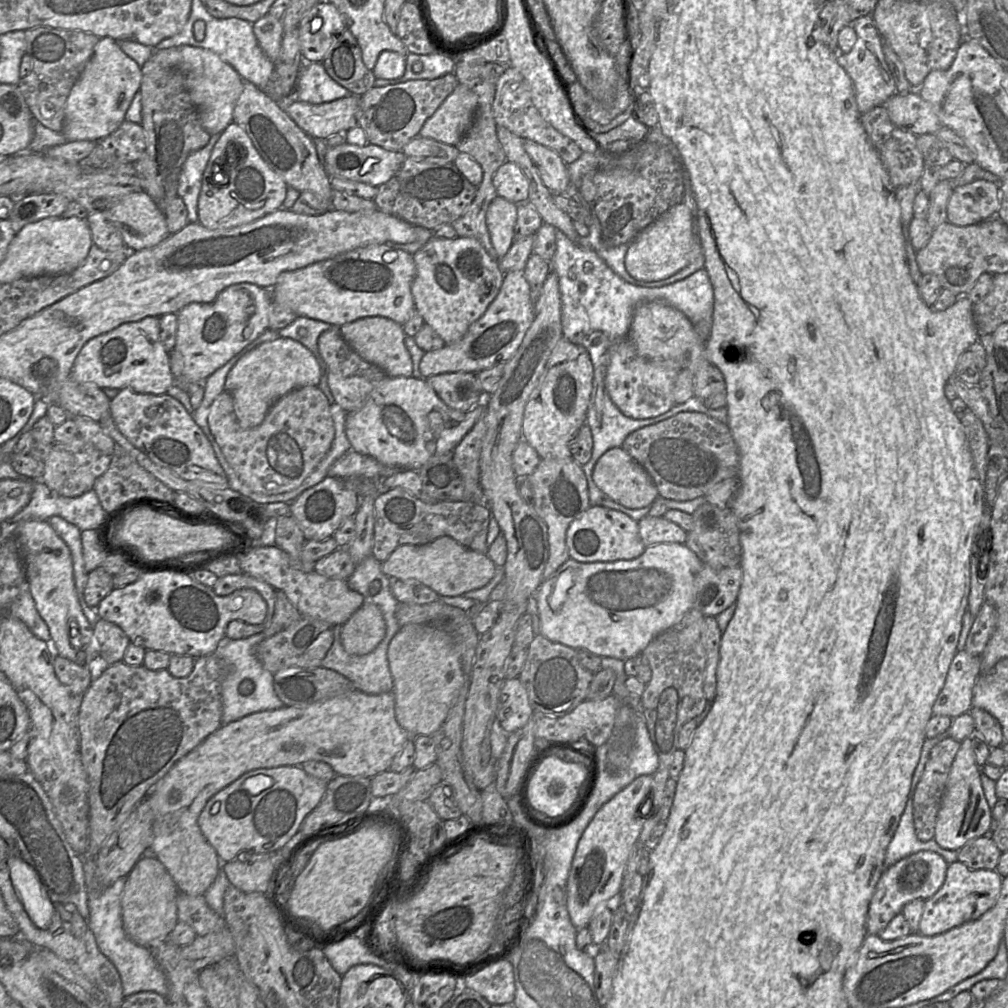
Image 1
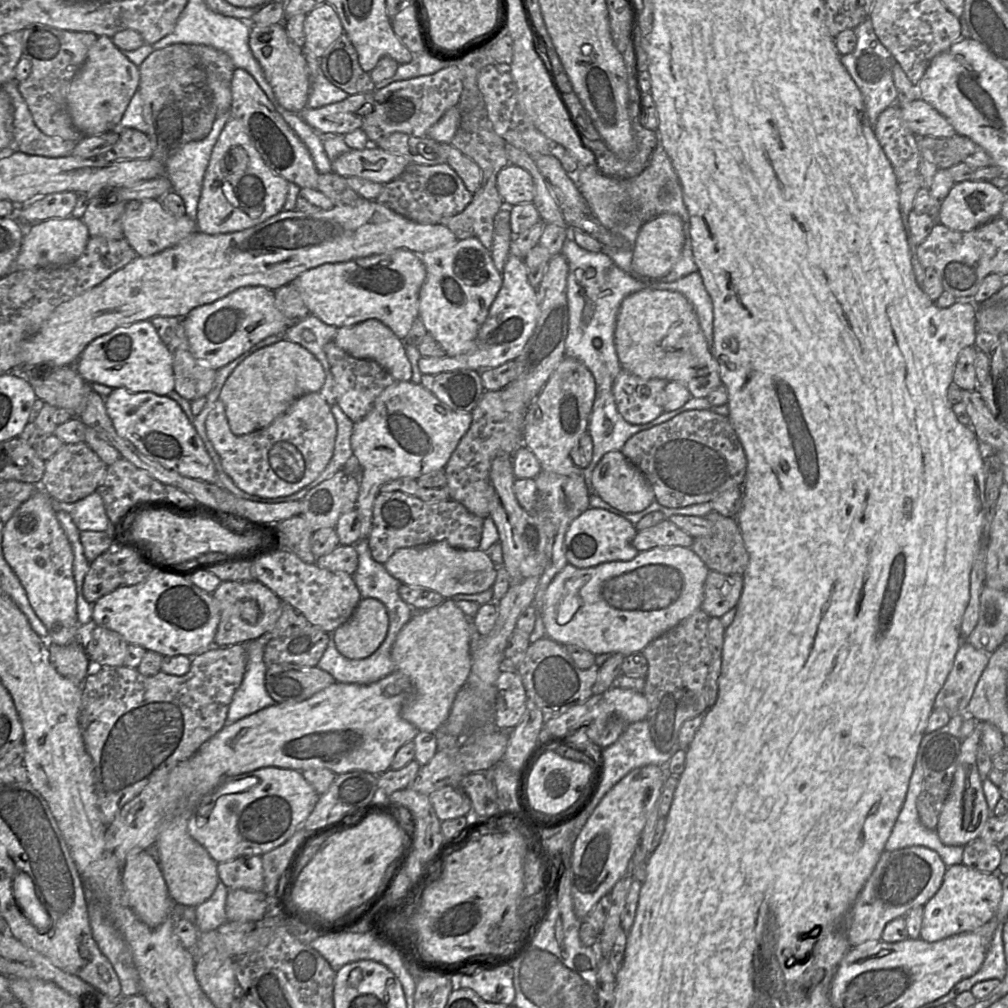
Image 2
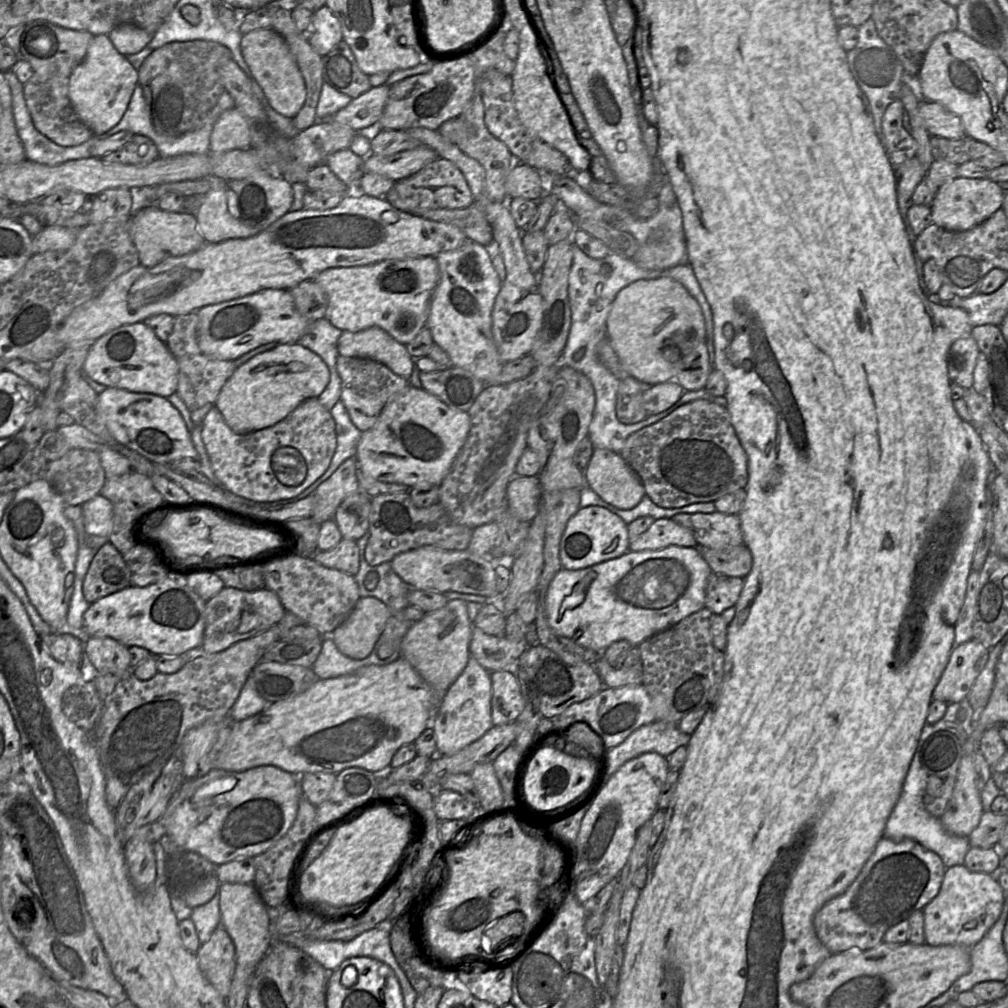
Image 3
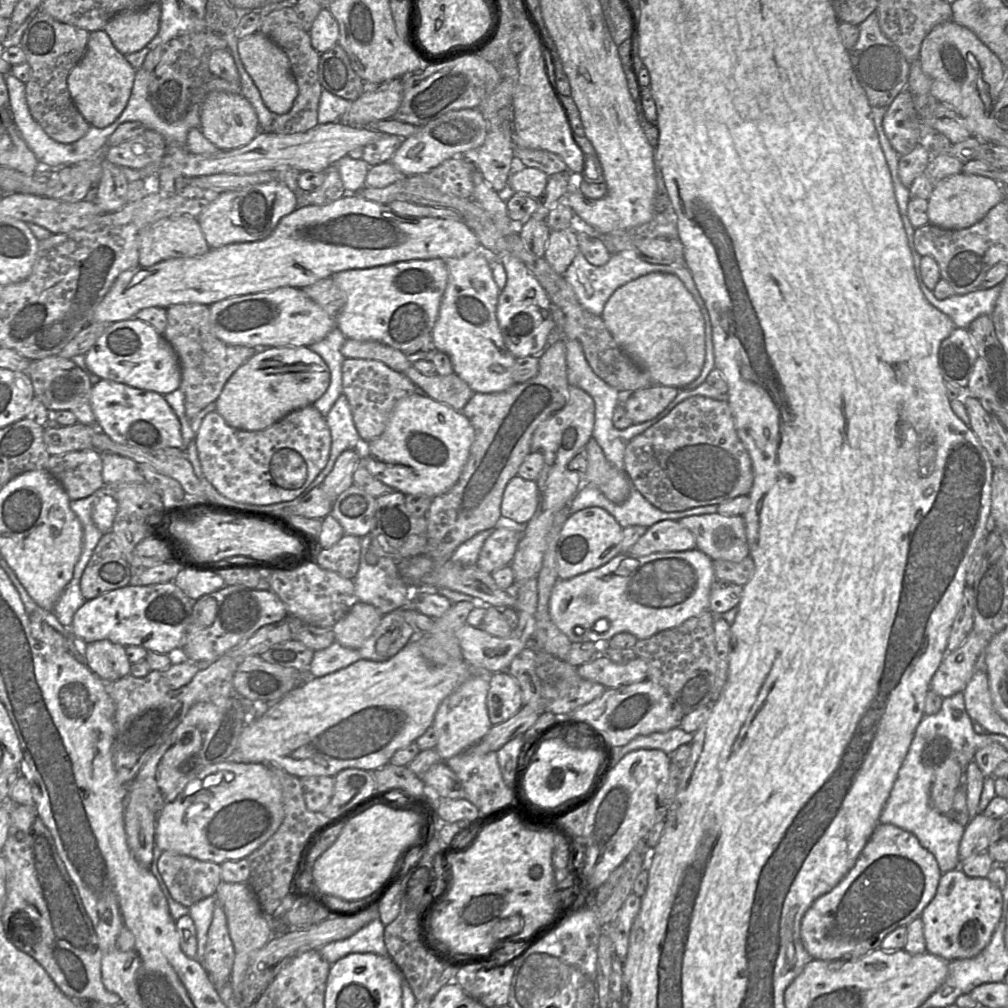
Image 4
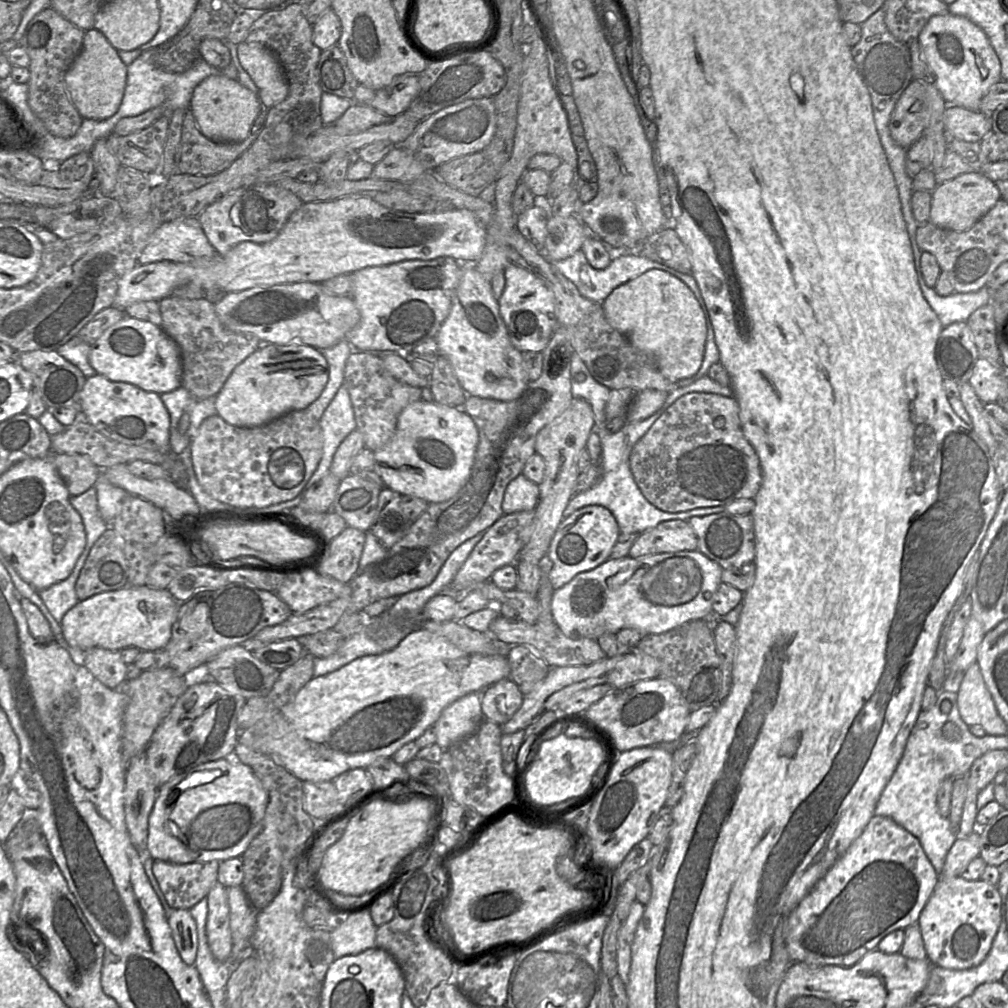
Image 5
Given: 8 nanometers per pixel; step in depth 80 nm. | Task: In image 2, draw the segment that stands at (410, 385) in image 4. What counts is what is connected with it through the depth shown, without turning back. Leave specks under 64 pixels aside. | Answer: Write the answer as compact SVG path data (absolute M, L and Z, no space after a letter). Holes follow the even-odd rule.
M334 341L328 342L324 346L324 351L334 380L336 404L353 423L356 423L368 414L382 391L396 380L377 362L354 358L340 349Z

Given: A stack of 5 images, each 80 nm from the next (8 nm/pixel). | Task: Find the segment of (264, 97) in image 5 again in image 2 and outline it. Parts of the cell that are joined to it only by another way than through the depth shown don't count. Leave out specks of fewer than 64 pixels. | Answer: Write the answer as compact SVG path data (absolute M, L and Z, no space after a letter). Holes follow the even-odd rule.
M283 23L251 25L249 47L280 106L291 112L300 113L307 106L309 96L308 67L302 48L289 39Z

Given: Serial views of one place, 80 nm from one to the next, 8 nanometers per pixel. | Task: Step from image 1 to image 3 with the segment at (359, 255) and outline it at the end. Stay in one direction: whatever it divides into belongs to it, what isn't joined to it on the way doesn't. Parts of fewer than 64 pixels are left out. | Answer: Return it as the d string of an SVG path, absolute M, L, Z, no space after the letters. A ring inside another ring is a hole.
M435 256L383 260L374 264L354 267L328 268L319 273L316 281L328 295L325 318L341 331L358 332L379 327L399 343L411 342L419 331L427 327L430 300L439 280L439 267Z

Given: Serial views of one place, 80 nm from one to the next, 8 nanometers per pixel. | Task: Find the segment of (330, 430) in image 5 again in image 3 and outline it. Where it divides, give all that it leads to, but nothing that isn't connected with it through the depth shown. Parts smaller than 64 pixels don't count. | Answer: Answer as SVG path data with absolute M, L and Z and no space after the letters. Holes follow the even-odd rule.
M341 400L337 401L329 412L335 422L336 433L336 449L329 467L311 486L300 494L293 498L277 500L277 503L287 504L309 496L323 481L328 479L345 460L355 457L362 432L352 423Z

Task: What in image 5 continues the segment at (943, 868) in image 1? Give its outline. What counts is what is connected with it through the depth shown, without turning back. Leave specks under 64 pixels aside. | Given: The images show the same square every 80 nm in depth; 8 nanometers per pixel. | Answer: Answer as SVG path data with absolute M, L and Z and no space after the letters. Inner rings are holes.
M874 815L861 835L791 912L786 935L791 960L813 967L854 965L875 950L886 935L917 923L938 881L939 875L919 840L891 818Z

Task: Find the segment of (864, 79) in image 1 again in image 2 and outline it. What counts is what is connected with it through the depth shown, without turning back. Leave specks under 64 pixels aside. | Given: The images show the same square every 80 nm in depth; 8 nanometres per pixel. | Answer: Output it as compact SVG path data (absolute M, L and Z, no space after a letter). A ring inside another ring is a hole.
M867 18L863 23L854 28L854 32L857 36L856 47L851 53L841 55L840 61L863 96L870 125L874 131L880 113L891 105L897 104L895 103L897 102L897 90L894 85L892 72L896 60L880 42L870 18Z

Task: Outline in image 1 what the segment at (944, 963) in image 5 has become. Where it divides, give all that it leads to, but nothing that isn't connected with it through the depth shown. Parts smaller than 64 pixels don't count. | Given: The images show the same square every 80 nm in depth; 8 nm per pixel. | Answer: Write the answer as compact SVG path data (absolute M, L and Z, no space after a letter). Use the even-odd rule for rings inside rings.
M959 861L949 864L943 885L925 901L919 933L927 937L936 936L980 918L996 903L1002 879L996 870L971 870Z

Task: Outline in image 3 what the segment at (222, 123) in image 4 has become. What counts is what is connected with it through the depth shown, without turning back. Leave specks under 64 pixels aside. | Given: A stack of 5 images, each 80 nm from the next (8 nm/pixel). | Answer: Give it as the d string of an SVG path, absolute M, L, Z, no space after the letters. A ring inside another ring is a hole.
M236 108L224 111L213 126L210 151L222 153L250 146L250 130L245 117Z

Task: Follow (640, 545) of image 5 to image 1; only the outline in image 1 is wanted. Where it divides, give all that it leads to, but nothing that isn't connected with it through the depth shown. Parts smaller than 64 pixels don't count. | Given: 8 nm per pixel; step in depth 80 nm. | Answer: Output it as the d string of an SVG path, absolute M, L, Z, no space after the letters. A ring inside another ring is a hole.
M644 516L639 522L639 535L646 547L659 543L682 543L687 532L679 525L662 517Z

